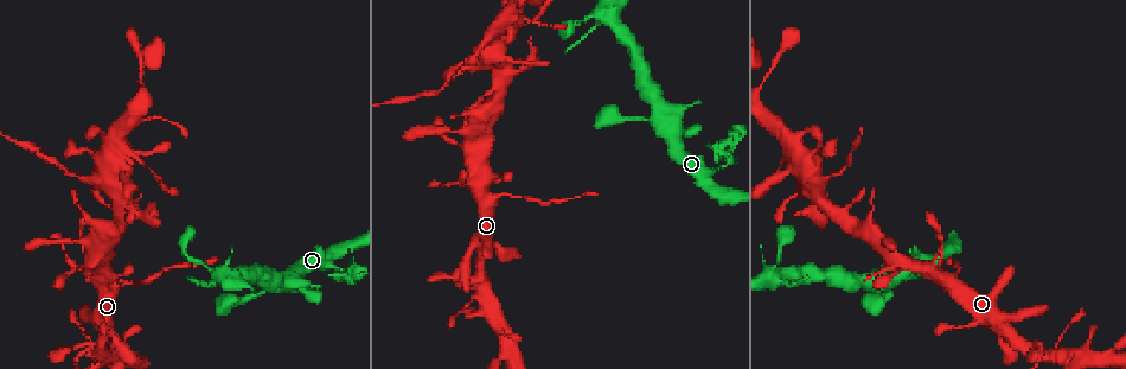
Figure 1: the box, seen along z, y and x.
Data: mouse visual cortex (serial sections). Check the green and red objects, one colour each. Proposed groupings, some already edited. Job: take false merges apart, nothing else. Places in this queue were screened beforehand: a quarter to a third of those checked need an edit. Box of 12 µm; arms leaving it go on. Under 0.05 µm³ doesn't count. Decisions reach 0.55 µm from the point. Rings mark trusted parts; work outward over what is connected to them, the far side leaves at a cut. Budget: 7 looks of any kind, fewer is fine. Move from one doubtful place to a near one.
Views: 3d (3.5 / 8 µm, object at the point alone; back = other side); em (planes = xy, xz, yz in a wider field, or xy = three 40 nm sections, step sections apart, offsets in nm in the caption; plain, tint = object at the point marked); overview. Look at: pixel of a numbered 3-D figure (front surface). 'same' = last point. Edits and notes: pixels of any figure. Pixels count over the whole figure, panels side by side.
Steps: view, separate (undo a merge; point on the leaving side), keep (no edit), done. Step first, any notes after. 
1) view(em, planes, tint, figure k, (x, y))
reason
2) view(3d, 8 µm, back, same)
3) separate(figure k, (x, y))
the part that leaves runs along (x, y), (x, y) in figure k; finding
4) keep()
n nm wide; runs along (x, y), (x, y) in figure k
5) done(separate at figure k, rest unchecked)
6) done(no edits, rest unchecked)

view(3d, 8 µm, figure 1, (722, 169))
narrows sharply

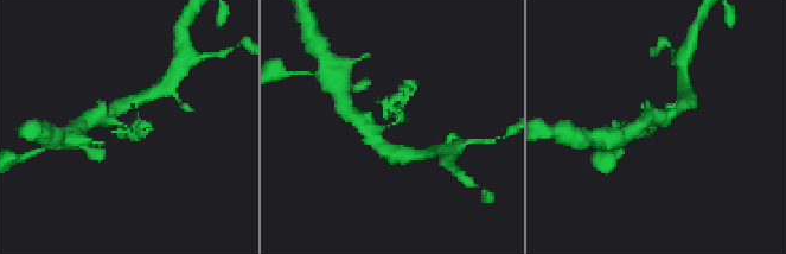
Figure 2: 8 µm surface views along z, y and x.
view(em, xy, step 1, tint, figure 2, (655, 125))
now the EM

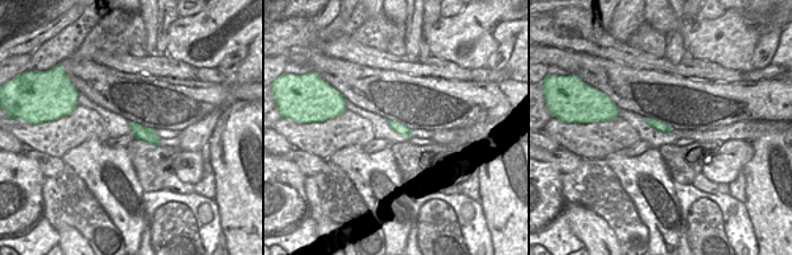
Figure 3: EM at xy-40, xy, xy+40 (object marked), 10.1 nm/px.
separate(figure 2, (398, 107))
the part that leaves runs along (391, 125), (400, 119), (401, 100), (410, 87) in figure 2; a second cell is stuck on

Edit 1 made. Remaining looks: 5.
view(3d, 3.5 µm, figure 1, (122, 285))
sudden change in width

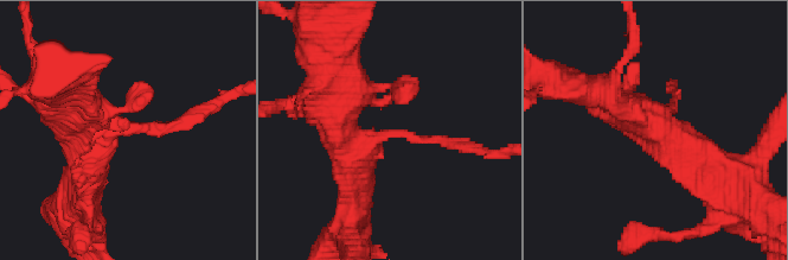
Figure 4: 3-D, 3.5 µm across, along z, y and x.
view(em, xy, step 1, tint, figure 4, (387, 131))
arms of 150, 450 nm; shape alone is not enough

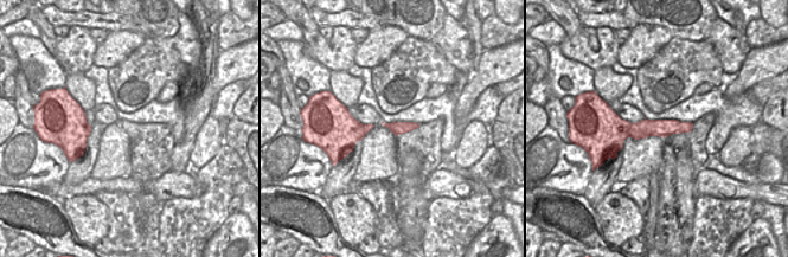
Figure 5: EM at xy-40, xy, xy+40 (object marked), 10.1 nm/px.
view(em, planes, tint, same)

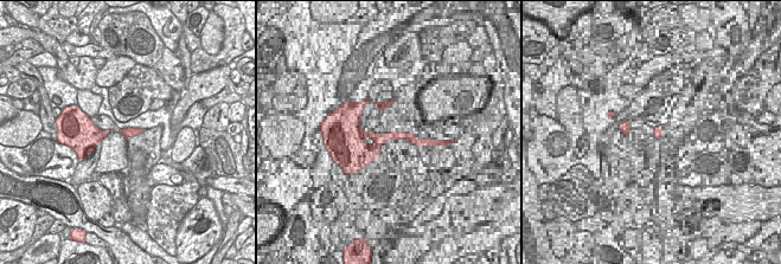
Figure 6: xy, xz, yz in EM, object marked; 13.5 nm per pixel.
separate(figure 4, (203, 113))
the part that leaves runs along (172, 124), (237, 95) in figure 4; a second cell is stuck on

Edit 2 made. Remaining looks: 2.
view(3d, 3.5 µm, figure 1, (826, 176))
calibre changes

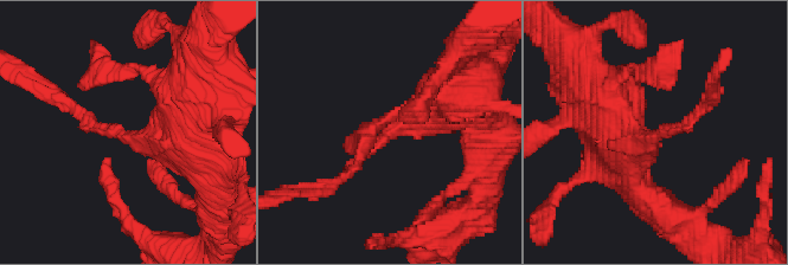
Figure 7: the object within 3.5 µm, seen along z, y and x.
view(em, xy, step 3, tint, figure 7, (137, 137))
arms of 150, 500 nm; need the tissue

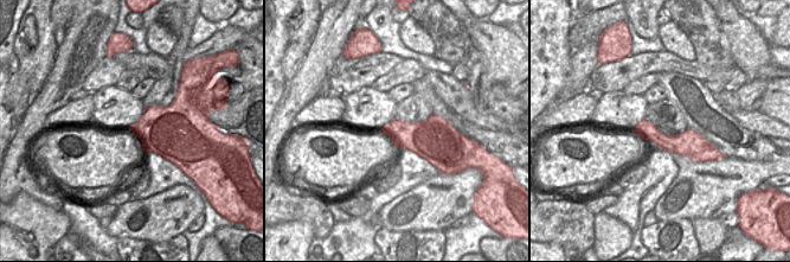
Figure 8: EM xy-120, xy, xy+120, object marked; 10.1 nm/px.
separate(figure 7, (77, 114))
the part that leaves runs along (107, 130), (23, 79) in figure 7; two cells meet here

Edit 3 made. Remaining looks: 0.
done(separate at figure 2, separate at figure 4, separate at figure 7, rest unchecked)

